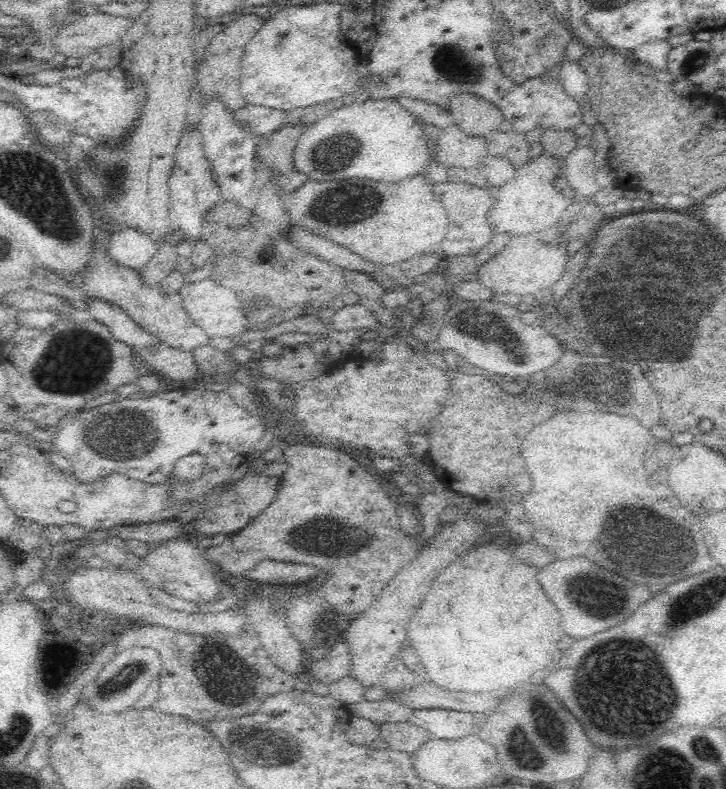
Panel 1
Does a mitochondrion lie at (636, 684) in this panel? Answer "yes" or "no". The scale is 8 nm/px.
yes

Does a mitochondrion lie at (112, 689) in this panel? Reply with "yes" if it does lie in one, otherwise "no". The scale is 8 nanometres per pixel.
yes

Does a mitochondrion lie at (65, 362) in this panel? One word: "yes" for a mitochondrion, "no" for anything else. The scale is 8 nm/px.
yes

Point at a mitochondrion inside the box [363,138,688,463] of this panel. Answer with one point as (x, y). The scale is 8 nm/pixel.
(595, 392)

